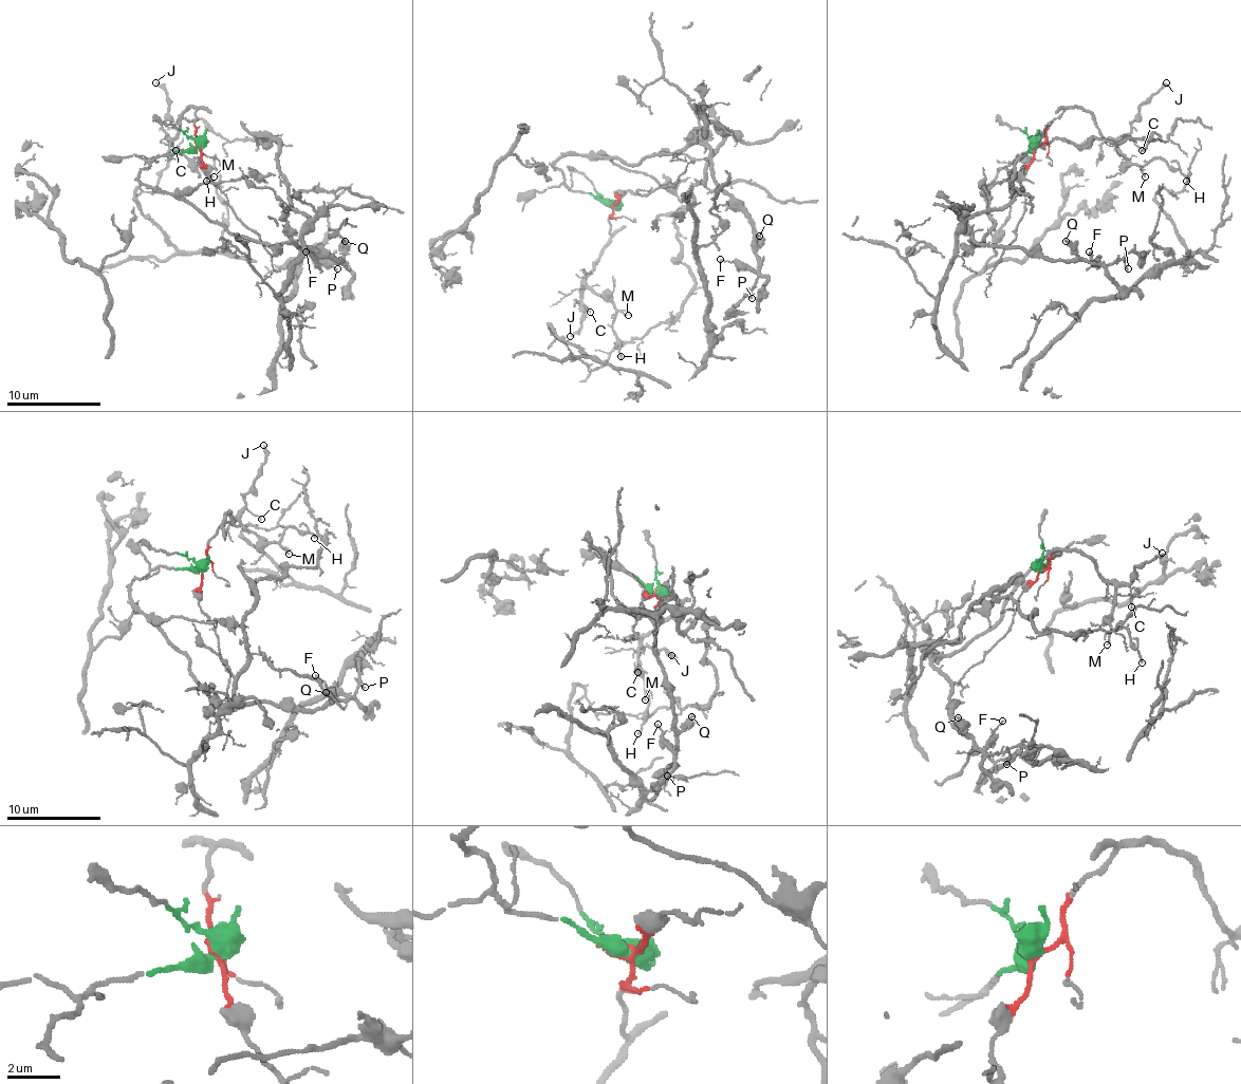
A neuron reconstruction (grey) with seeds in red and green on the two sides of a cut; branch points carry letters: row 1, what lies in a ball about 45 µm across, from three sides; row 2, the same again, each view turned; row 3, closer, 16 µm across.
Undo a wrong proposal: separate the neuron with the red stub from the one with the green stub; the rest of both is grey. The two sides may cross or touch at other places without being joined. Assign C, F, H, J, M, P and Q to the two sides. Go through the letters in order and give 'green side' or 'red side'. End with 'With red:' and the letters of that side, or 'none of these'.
C: red side
F: green side
H: red side
J: red side
M: red side
P: green side
Q: green side
With red: C, H, J, M

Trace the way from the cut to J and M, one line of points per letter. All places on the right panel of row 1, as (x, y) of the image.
J: (1035, 147), (1047, 137), (1047, 128), (1068, 109), (1084, 109), (1108, 139), (1124, 137), (1141, 107), (1166, 83)
M: (1035, 147), (1047, 137), (1047, 128), (1068, 109), (1084, 109), (1098, 130), (1145, 176)

